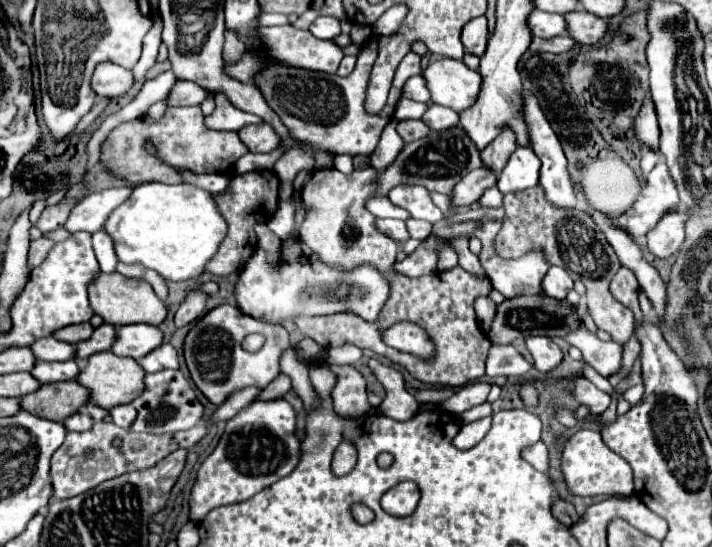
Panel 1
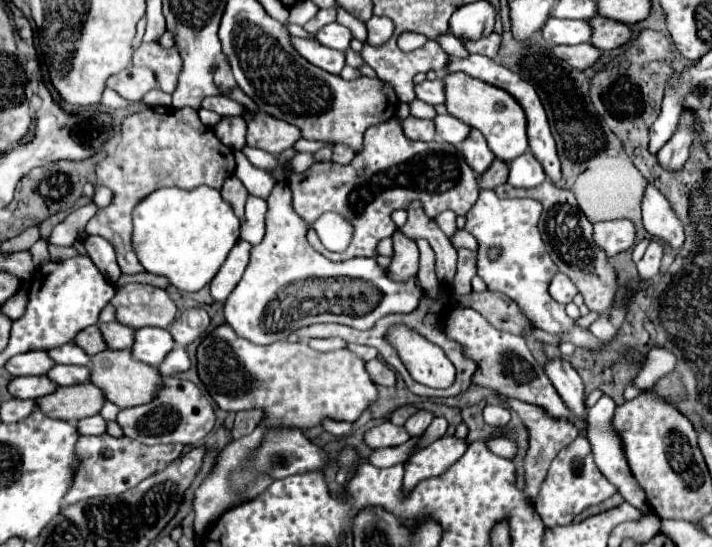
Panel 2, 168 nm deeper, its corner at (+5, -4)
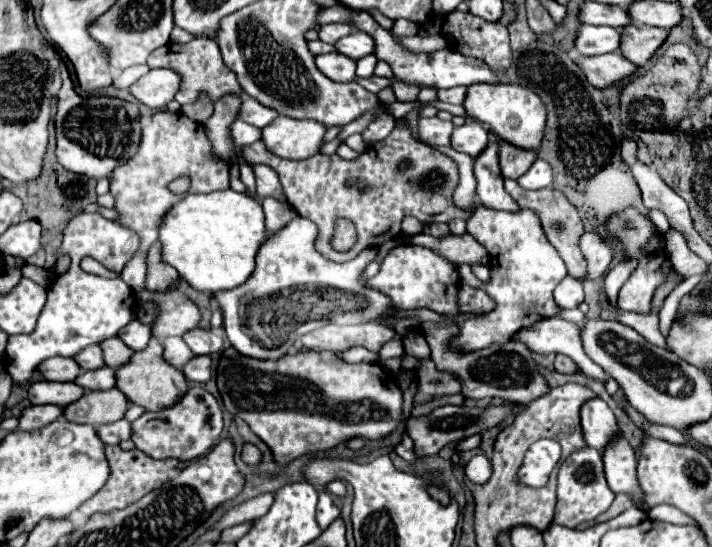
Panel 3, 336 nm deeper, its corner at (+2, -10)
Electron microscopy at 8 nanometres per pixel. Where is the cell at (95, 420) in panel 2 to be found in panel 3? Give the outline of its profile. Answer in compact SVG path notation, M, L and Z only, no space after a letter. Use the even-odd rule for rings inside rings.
M118 420L118 422L110 422L110 424L102 424L98 428L100 438L106 444L118 444L122 440L130 440L130 432L132 432L132 424L128 420Z

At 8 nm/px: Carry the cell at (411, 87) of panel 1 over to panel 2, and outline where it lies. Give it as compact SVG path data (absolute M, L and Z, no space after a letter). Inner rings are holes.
M425 80L415 84L415 96L427 104L443 104L443 82L441 80Z

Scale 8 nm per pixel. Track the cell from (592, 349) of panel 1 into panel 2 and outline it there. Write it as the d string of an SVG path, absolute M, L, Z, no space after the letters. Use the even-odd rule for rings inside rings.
M481 190L475 206L467 214L465 230L477 238L479 250L477 250L477 274L485 280L487 288L493 292L501 292L509 296L513 302L519 304L523 314L531 318L531 322L561 338L563 342L571 342L575 346L583 346L589 352L597 354L603 350L603 344L587 330L577 324L577 320L569 318L565 314L565 306L555 302L547 286L551 278L557 274L557 266L551 260L551 256L545 250L545 244L539 234L539 218L541 218L541 206L539 202L531 198L513 198L513 200L501 200L493 190ZM495 246L501 250L501 256L491 262L487 258L487 250Z

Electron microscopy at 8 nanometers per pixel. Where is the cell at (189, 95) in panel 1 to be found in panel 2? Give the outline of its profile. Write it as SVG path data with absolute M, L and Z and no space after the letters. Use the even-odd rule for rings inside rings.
M207 96L207 98L203 98L201 108L213 110L221 116L243 116L241 106L229 98L225 98L225 96Z

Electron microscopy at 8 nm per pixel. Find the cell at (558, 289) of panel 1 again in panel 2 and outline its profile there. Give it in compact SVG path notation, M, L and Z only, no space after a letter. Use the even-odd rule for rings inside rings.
M559 272L559 274L555 274L555 278L549 284L549 294L551 294L553 300L557 300L561 304L567 304L577 294L577 288L575 288L575 284L565 274Z

